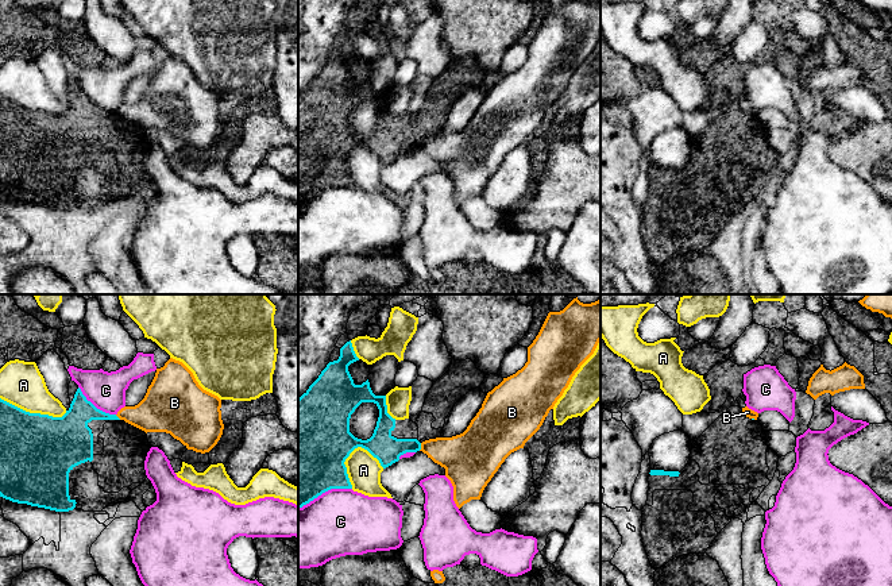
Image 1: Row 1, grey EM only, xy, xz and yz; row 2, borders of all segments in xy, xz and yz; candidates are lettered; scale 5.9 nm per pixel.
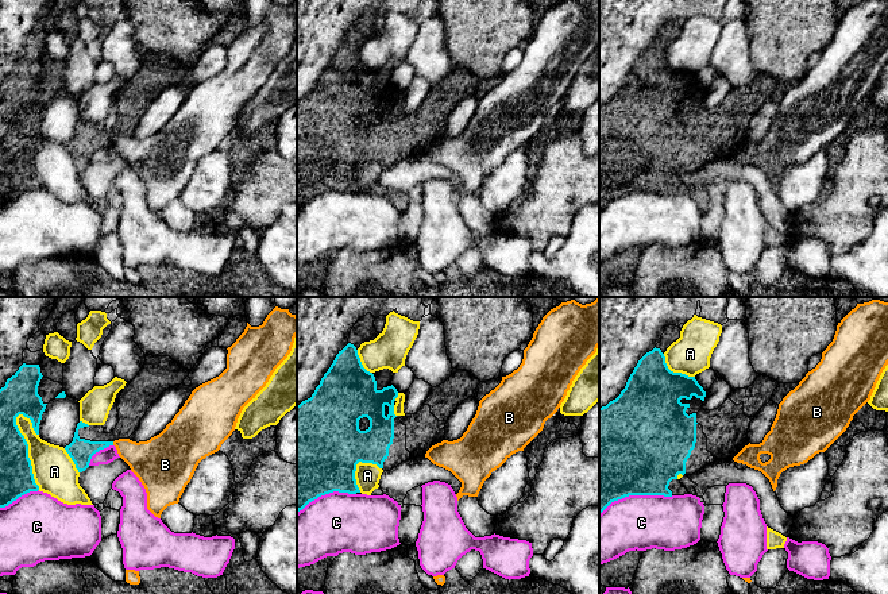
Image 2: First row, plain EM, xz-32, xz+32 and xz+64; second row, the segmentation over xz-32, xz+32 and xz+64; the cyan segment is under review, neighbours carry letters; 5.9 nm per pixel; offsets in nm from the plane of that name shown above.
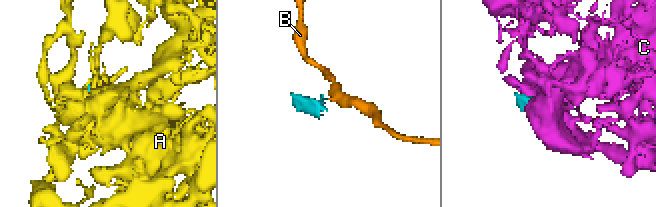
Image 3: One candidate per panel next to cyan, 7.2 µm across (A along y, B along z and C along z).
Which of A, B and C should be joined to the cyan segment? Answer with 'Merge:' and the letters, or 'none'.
Merge: none

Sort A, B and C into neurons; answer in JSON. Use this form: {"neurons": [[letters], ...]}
{"neurons": [["A"], ["B"], ["C"]]}

